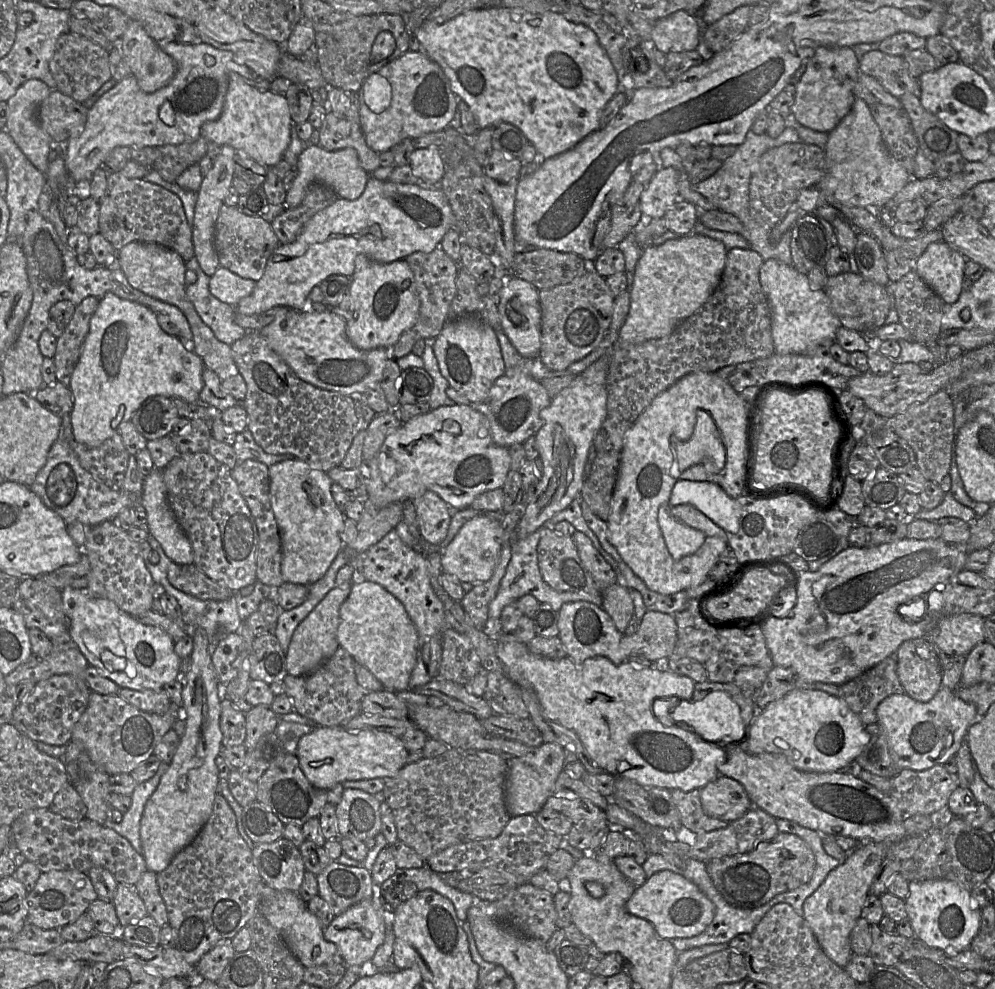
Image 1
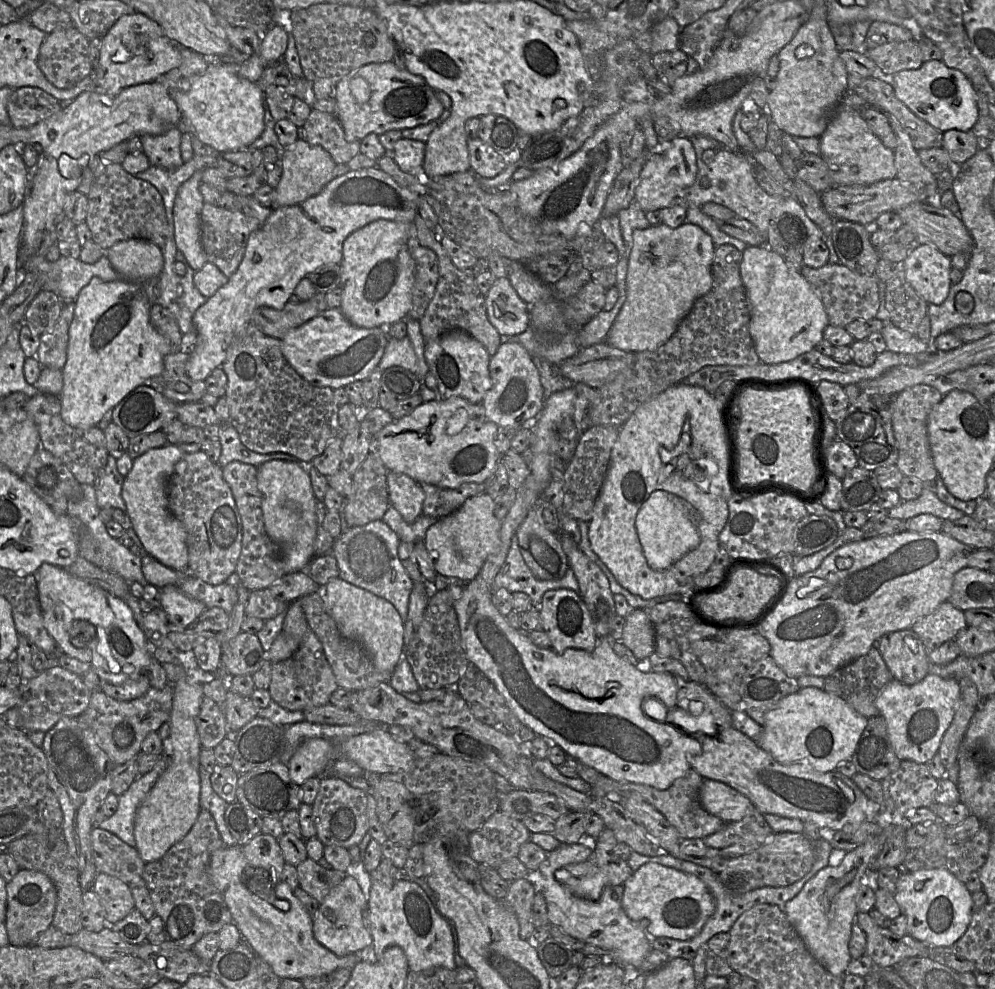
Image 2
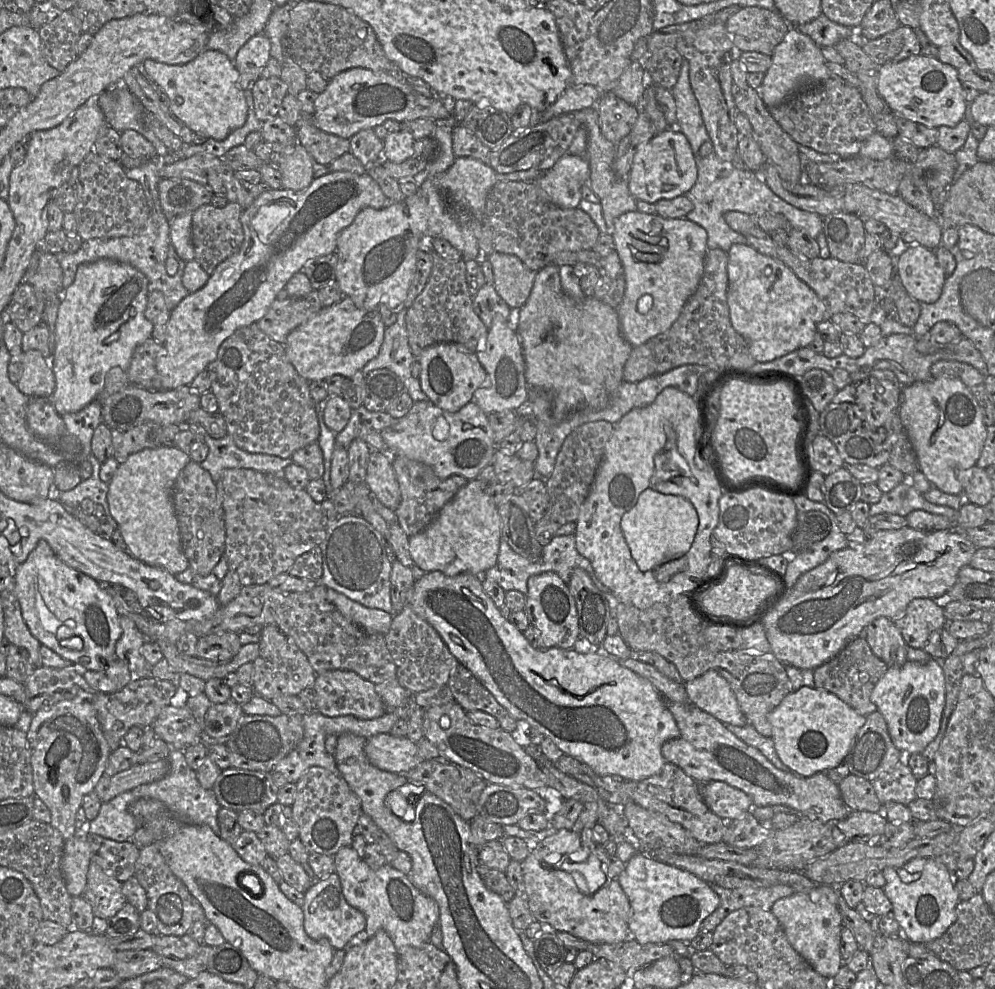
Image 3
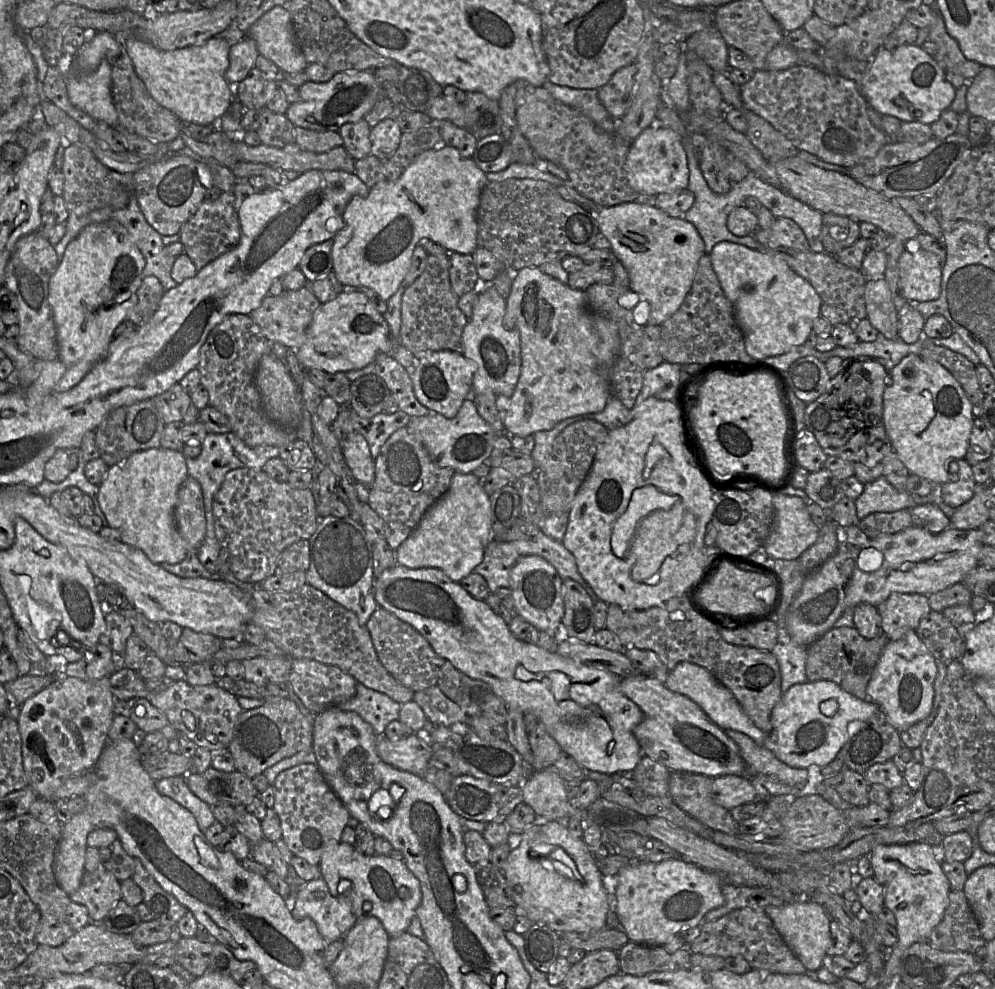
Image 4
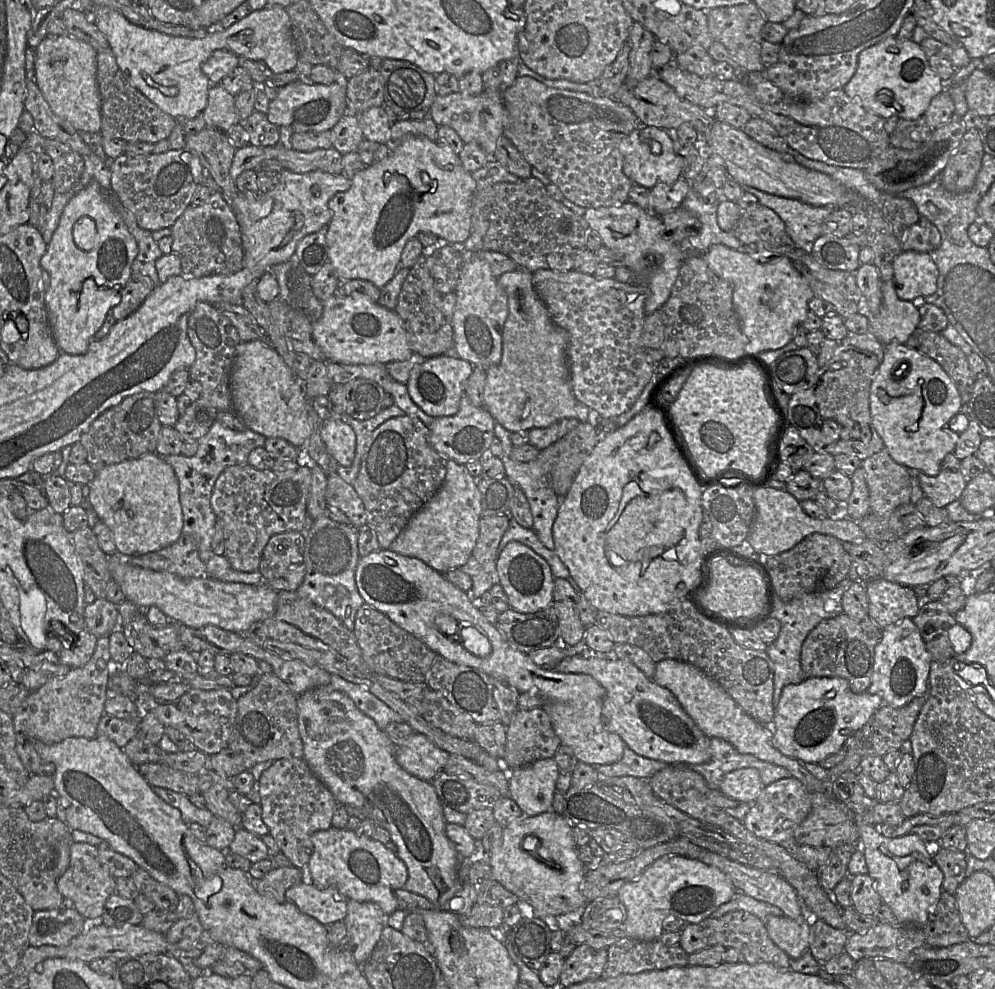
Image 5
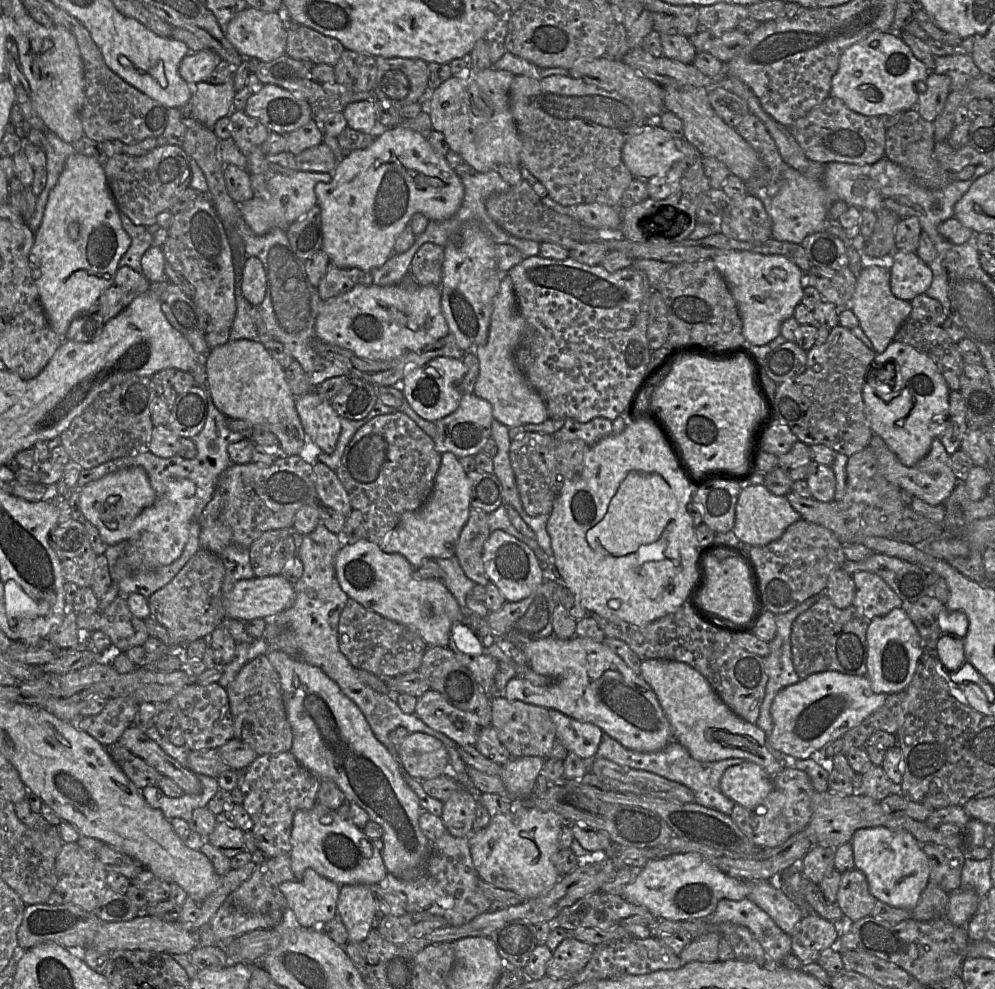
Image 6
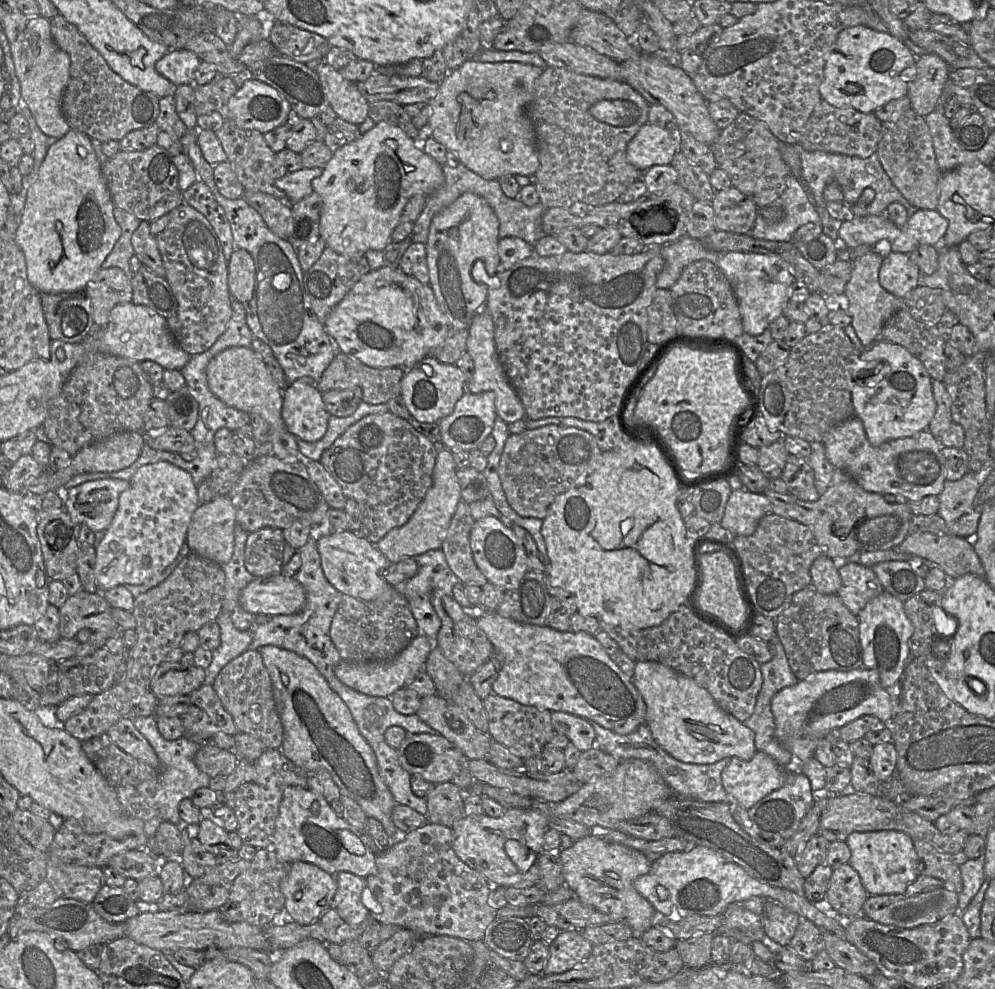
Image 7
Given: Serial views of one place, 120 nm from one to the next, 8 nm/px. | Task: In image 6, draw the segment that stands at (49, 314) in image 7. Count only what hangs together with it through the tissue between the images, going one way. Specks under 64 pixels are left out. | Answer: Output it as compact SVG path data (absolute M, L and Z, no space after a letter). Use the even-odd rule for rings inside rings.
M96 302L91 308L80 312L71 321L65 338L76 342L95 341L102 333L105 323L99 304Z

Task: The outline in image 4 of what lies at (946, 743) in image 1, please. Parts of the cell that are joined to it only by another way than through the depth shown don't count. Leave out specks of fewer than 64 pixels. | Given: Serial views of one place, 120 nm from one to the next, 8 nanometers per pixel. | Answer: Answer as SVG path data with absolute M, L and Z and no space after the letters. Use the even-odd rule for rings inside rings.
M909 630L902 638L886 644L867 686L868 699L880 707L896 730L905 730L930 715L937 673L937 660L917 631Z

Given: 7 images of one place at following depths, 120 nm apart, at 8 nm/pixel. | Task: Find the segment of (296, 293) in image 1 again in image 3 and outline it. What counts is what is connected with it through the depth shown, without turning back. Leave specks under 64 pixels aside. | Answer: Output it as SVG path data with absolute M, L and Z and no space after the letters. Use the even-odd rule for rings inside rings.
M331 171L327 174L315 177L311 184L301 191L284 188L270 188L269 190L263 192L249 207L242 210L240 220L244 232L244 241L240 249L217 266L203 288L196 292L190 293L175 307L175 309L171 311L170 319L167 325L166 340L163 344L162 353L156 361L156 370L161 378L161 391L168 391L182 386L188 386L200 372L205 371L207 366L216 359L218 349L225 339L232 335L238 328L257 323L267 313L273 301L277 299L278 292L285 288L289 279L295 273L301 271L303 266L309 260L336 252L339 234L343 229L348 227L353 222L356 215L362 209L366 207L381 209L386 207L389 203L388 198L385 196L378 183L371 176L369 176L366 171L363 174L356 174L347 171Z

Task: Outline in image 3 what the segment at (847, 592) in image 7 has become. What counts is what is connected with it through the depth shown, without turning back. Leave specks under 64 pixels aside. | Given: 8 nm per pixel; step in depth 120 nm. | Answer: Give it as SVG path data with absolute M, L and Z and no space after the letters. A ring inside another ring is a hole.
M916 598L893 620L908 646L923 649L933 631L946 627L942 605L941 600Z

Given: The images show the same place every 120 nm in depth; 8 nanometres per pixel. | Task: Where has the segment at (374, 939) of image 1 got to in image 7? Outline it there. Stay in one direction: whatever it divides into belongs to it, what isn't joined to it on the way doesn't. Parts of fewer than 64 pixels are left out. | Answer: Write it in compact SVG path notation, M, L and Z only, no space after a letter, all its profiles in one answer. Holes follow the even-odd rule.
M295 861L290 863L289 871L280 883L280 889L285 897L285 915L301 925L308 925L319 921L320 917L332 907L337 882L334 875L316 865Z

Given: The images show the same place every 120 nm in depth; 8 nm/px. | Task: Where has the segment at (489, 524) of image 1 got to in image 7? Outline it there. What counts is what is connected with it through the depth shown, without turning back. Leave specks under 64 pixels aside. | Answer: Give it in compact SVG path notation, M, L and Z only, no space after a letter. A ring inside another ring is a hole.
M445 448L439 451L433 470L432 484L414 514L404 525L392 529L374 544L391 563L415 558L430 550L441 549L457 505L462 500L457 470L451 450Z

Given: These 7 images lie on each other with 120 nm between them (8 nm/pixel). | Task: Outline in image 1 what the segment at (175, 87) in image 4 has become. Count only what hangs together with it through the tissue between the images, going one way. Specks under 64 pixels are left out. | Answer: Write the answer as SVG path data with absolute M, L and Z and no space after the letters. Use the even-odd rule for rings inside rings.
M231 74L225 104L220 116L205 123L201 135L220 146L233 147L265 167L280 162L292 140L294 123L288 102L282 93L260 91L239 74Z

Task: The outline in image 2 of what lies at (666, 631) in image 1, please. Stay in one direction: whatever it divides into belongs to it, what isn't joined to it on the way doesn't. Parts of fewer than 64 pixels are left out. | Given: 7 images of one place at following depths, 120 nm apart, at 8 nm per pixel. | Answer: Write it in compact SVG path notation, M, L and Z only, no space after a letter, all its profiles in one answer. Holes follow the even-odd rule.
M635 609L625 618L621 641L638 660L648 659L655 652L654 628L643 609Z

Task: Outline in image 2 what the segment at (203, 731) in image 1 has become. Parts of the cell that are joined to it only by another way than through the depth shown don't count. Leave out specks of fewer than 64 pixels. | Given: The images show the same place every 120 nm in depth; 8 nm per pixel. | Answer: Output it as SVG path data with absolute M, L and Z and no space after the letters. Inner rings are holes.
M175 585L159 588L158 599L169 621L177 626L190 625L207 609L202 602L186 596ZM192 650L180 652L177 659L183 666L183 677L174 685L173 708L167 722L171 731L169 737L163 740L167 767L139 806L134 818L135 848L145 863L161 859L189 832L199 815L202 745L196 719L204 699L203 684L216 678L222 679L220 675L203 671Z

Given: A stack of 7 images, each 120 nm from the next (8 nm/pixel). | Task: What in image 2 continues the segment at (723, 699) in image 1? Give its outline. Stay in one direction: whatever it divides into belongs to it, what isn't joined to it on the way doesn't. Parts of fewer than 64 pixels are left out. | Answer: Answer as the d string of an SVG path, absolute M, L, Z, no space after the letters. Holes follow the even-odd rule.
M676 707L670 711L668 720L693 738L716 736L720 730L714 716L707 711L693 715L685 709Z

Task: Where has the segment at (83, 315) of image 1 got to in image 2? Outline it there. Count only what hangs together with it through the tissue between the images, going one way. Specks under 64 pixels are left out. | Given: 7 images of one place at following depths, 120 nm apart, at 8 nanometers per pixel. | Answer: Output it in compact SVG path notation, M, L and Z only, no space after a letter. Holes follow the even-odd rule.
M74 303L64 305L59 320L52 332L40 335L40 344L37 350L37 361L43 367L62 370L67 360L69 342L69 327L73 320Z

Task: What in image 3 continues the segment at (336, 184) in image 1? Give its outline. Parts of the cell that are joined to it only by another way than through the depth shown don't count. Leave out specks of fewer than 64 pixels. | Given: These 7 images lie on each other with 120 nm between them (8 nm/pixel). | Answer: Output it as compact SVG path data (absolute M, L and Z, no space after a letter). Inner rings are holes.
M299 143L289 152L278 155L279 157L277 158L277 166L282 174L281 185L284 189L291 189L295 191L304 190L311 184L311 182L315 178L316 166L327 166L316 164L307 150Z

